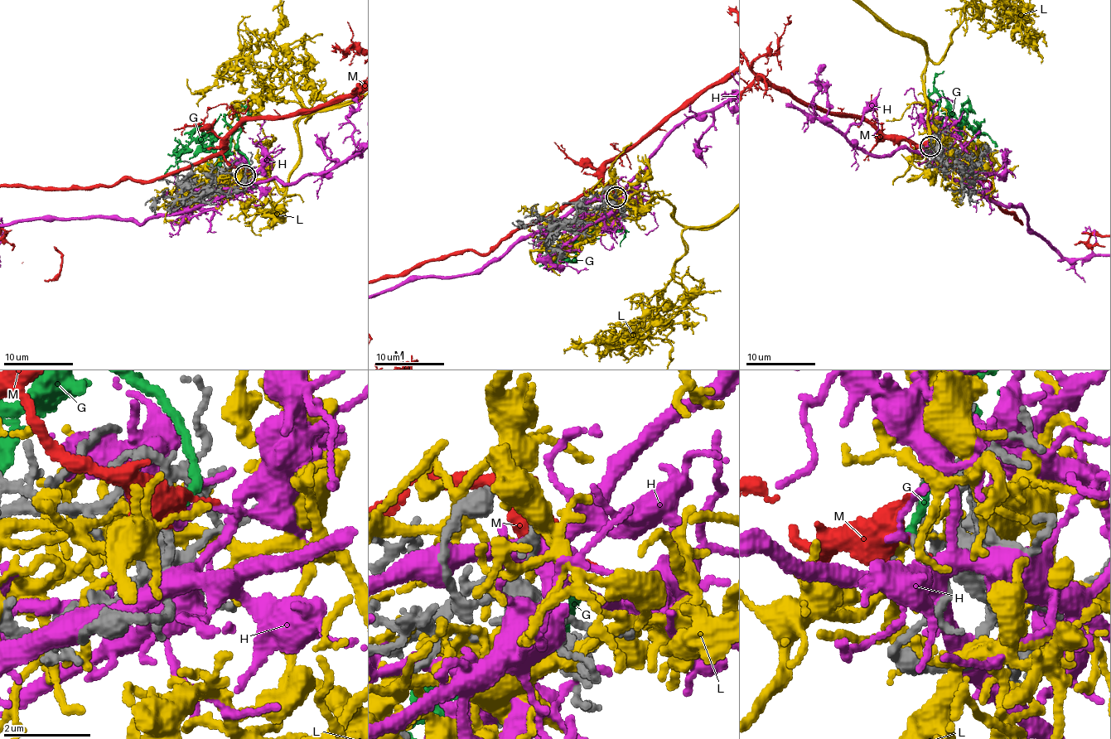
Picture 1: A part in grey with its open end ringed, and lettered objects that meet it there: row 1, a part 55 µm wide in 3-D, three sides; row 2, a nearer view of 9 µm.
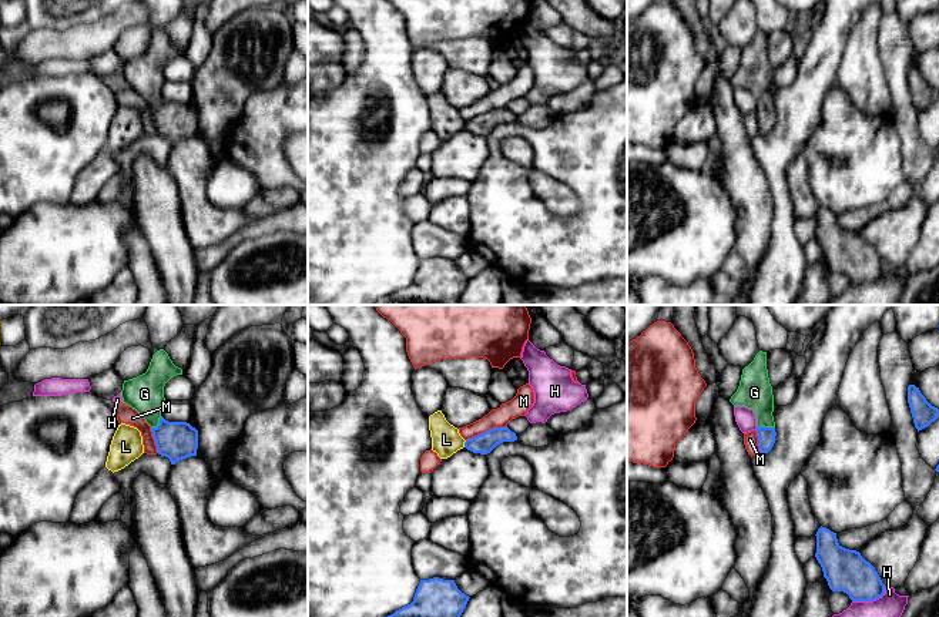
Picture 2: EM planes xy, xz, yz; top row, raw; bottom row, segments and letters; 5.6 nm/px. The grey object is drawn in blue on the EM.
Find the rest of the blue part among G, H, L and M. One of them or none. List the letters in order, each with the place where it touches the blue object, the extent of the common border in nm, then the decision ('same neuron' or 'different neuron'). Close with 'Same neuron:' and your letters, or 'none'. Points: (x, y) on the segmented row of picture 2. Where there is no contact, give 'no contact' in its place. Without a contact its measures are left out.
G: meets blue in yz at (764, 426); contact 110 nm long; same neuron
H: meets blue in yz at (871, 600); contact 220 nm long; different neuron
L: meets blue in xz at (465, 443); contact 40 nm long; different neuron
M: meets blue in xz at (486, 431); contact 240 nm long; different neuron
Same neuron: G

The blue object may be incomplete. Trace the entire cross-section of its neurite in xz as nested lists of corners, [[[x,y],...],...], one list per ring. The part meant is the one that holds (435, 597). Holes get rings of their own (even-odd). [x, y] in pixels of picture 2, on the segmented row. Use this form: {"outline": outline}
{"outline": [[[420,580],[413,601],[388,617],[460,617],[469,598],[455,580]]]}

